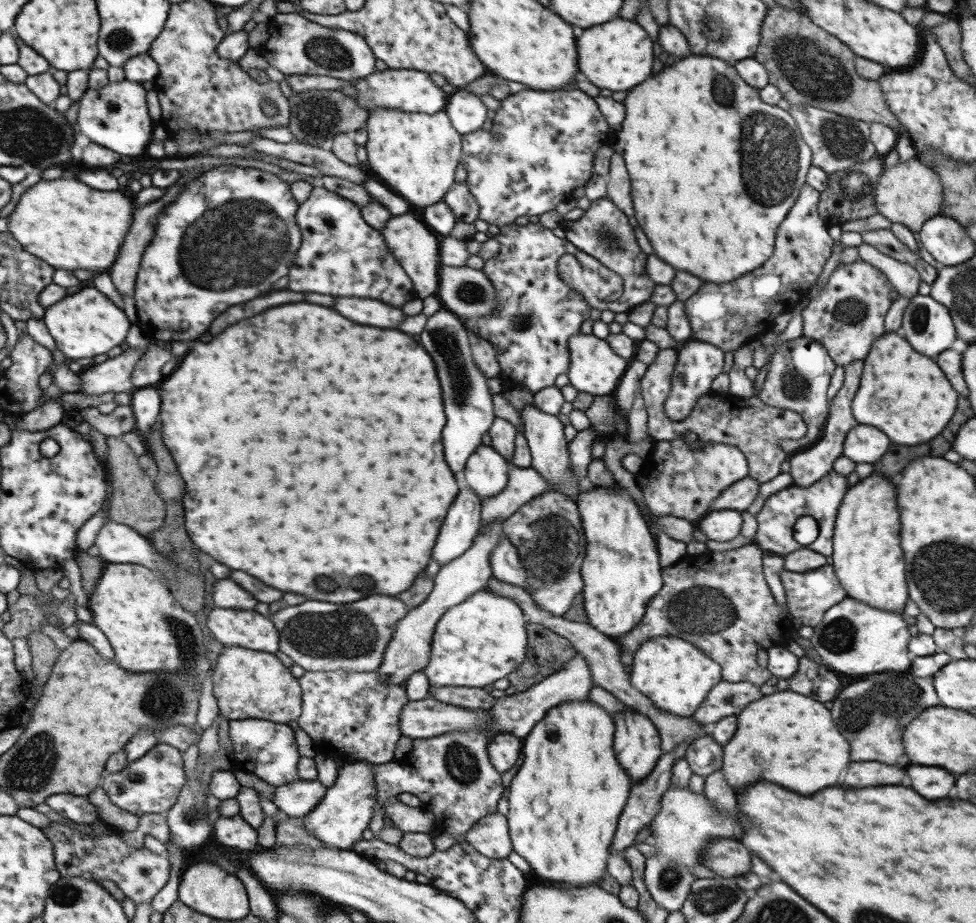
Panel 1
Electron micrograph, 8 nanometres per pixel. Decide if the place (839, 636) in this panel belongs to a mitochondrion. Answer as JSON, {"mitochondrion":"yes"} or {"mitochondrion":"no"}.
{"mitochondrion":"yes"}

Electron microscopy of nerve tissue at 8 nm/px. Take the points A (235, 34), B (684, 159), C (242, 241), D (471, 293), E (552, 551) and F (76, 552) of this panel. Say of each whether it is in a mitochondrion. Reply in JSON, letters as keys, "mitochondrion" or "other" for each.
{"A":"other","B":"other","C":"mitochondrion","D":"mitochondrion","E":"mitochondrion","F":"other"}

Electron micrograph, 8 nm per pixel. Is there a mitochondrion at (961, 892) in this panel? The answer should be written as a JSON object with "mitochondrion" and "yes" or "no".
{"mitochondrion":"no"}

